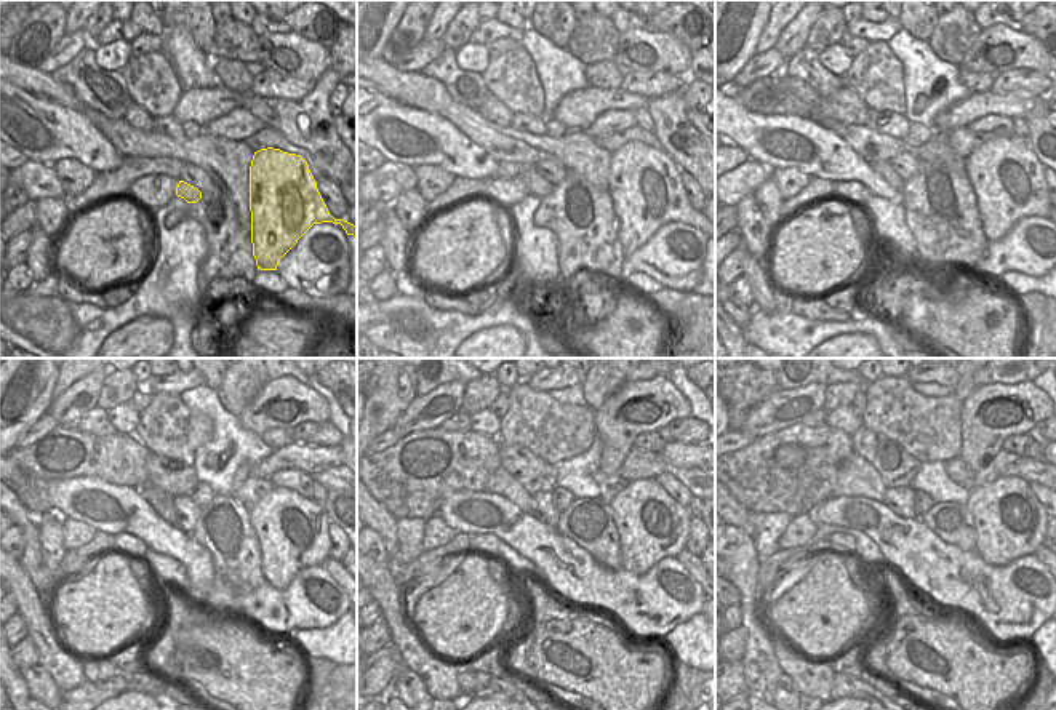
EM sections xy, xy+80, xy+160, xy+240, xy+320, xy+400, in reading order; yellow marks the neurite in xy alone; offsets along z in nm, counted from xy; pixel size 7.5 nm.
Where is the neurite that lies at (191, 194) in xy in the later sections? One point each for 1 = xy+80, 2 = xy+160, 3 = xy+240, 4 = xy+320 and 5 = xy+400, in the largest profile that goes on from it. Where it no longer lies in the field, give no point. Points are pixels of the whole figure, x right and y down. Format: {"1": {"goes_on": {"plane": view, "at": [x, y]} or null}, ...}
{"1": {"goes_on": {"plane": "xy+80", "at": [536, 184]}}, "2": {"goes_on": {"plane": "xy+160", "at": [884, 168]}}, "3": {"goes_on": {"plane": "xy+240", "at": [162, 502]}}, "4": {"goes_on": {"plane": "xy+320", "at": [503, 483]}}, "5": {"goes_on": {"plane": "xy+400", "at": [856, 477]}}}

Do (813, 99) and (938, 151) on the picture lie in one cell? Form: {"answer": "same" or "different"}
{"answer": "same"}

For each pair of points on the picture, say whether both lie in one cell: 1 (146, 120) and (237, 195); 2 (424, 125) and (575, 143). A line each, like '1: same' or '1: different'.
1: different
2: different

